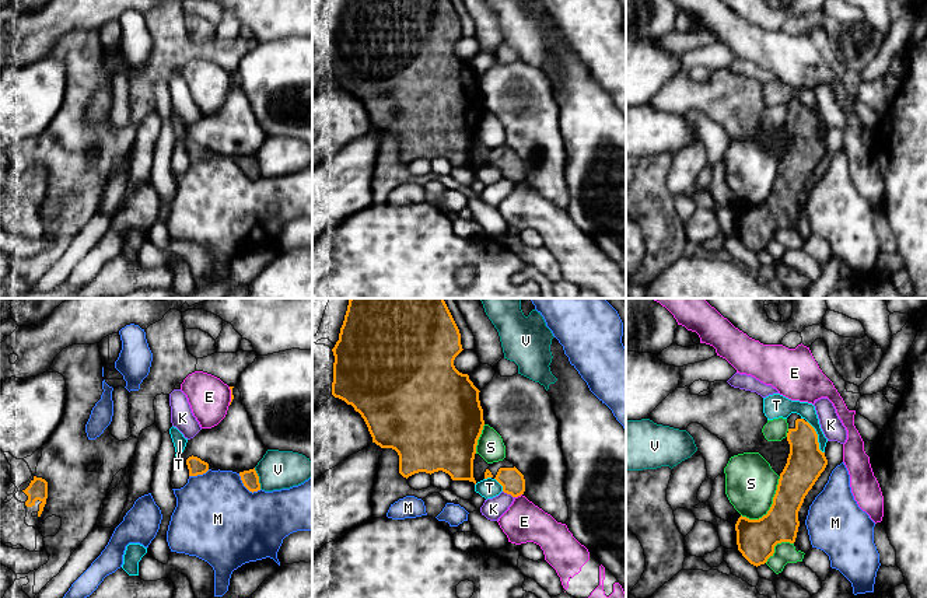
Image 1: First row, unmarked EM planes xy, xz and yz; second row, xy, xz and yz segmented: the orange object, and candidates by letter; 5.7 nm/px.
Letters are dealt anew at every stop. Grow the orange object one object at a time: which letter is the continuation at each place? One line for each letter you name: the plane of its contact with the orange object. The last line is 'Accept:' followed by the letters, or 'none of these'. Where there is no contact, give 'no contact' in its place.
Accept: none of these

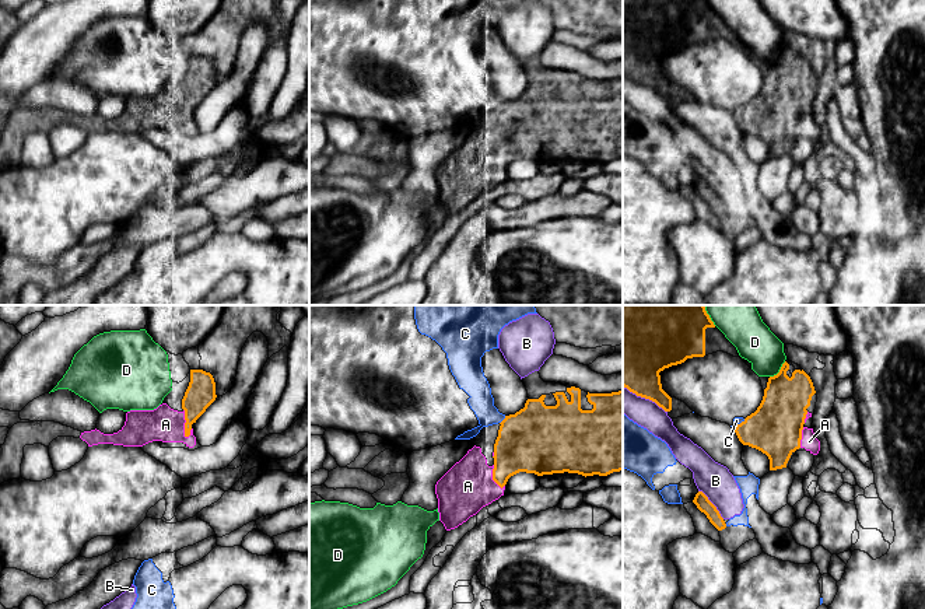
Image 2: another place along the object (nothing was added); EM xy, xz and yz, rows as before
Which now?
A: meets orange in xy
Accept: A

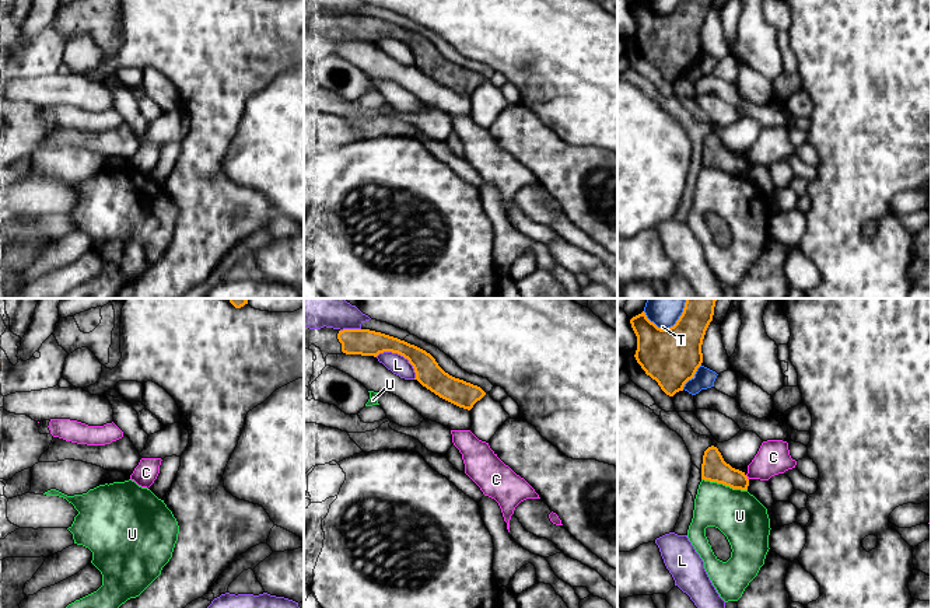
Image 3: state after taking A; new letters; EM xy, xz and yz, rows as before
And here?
Accept: none of these

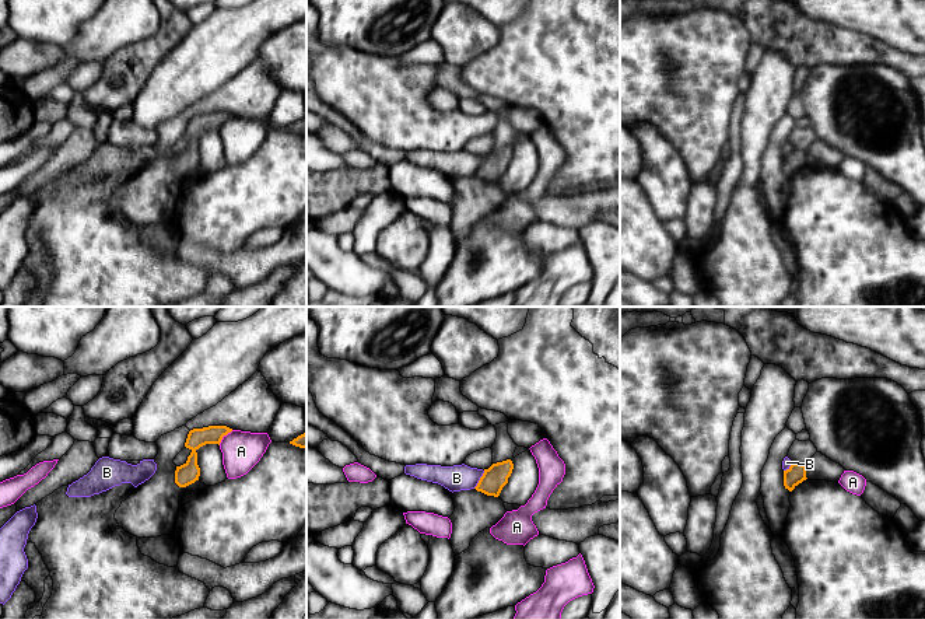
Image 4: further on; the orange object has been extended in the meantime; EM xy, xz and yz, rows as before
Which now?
Accept: none of these

